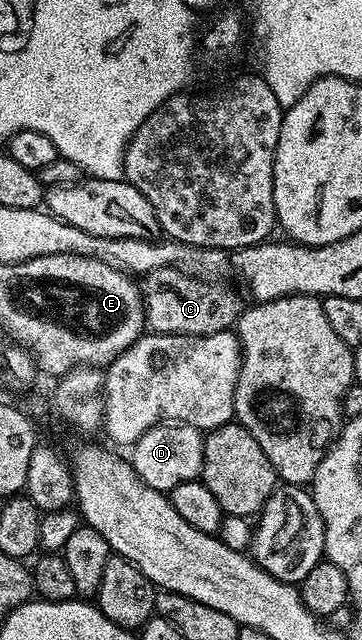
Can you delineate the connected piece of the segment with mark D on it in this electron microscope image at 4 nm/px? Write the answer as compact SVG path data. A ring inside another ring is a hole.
M179 422L155 424L131 445L130 463L138 478L146 482L146 486L154 486L154 490L170 494L174 486L182 486L182 482L190 482L199 477L204 461L204 438L205 433L193 424Z

